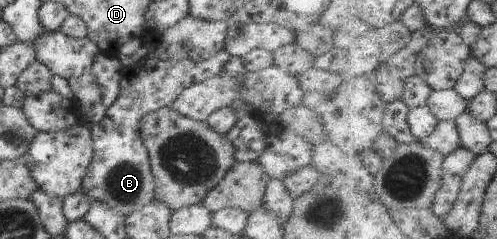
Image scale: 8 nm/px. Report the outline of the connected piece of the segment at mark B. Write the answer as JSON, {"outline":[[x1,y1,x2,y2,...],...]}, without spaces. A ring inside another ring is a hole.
{"outline":[[222,50,212,56,212,58,202,60,192,60,190,58,166,58,156,59,147,58,140,59,135,65,130,67,122,67,122,78,119,82,119,95,116,102,106,109,106,116,102,122,92,124,89,123,88,128,91,130,94,146,94,156,92,162,82,178,81,190,89,196,90,200,102,202,104,206,108,206,116,214,122,216,130,216,130,213,135,210,140,210,155,199,154,190,156,184,154,174,150,166,150,160,147,150,142,144,140,138,140,120,144,114,150,114,160,108,171,106,172,102,178,98,178,95,188,86,196,82,212,78,216,74,223,72,224,64,230,60,230,54,226,50]]}

